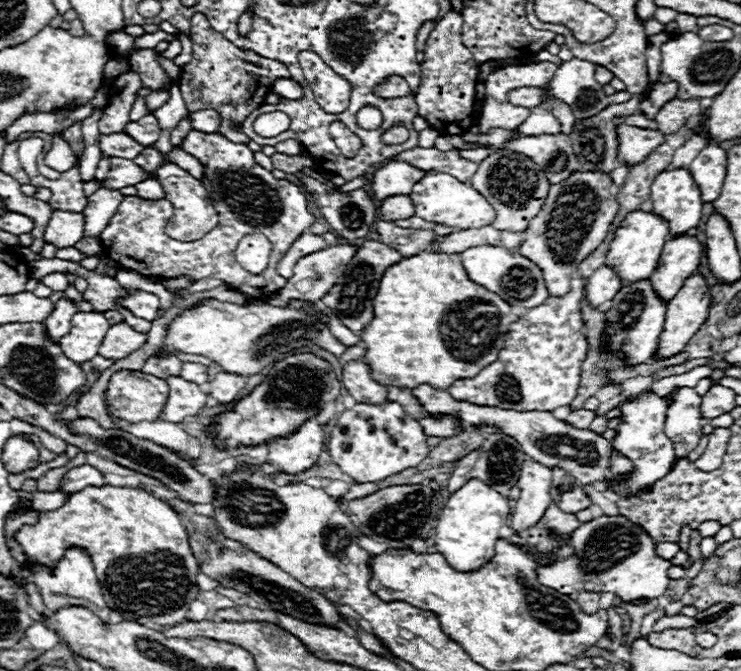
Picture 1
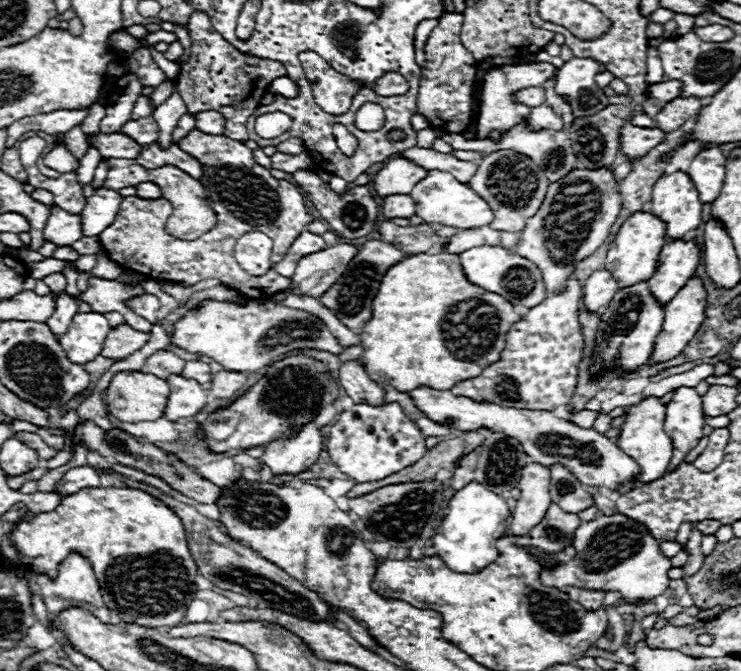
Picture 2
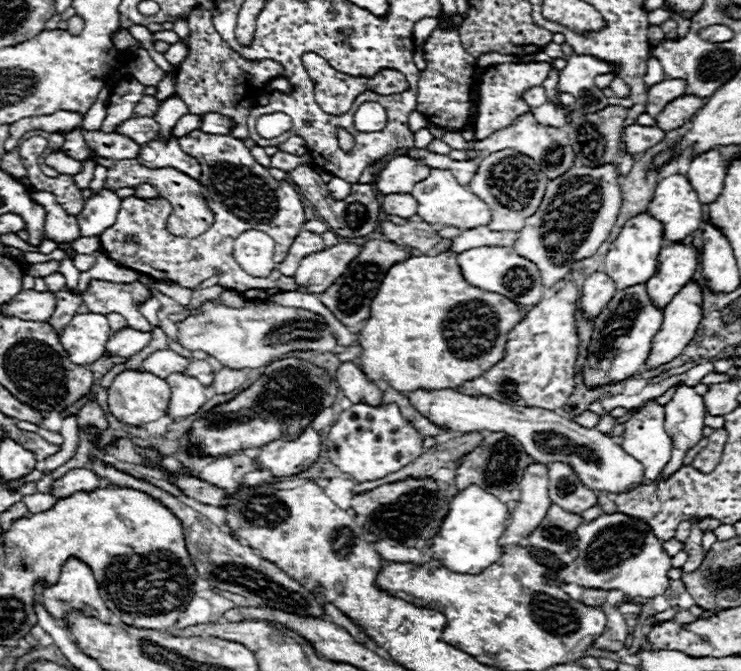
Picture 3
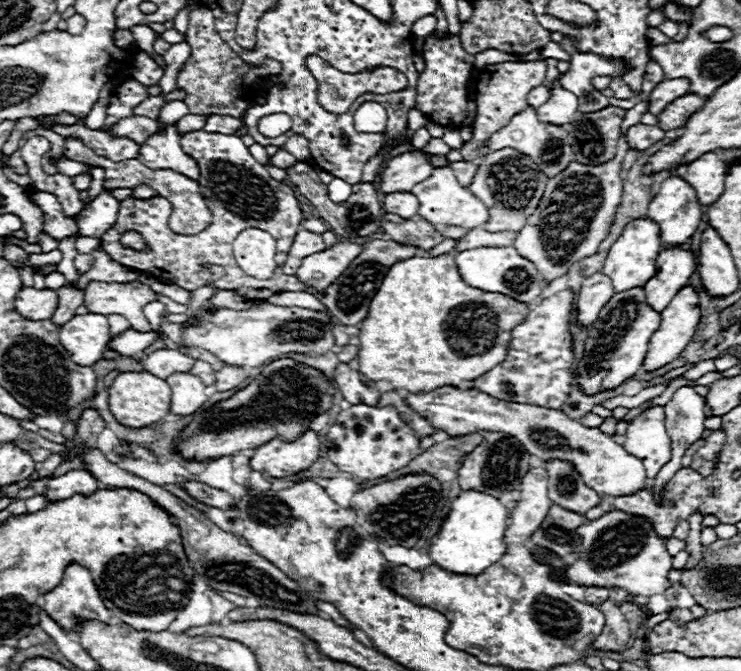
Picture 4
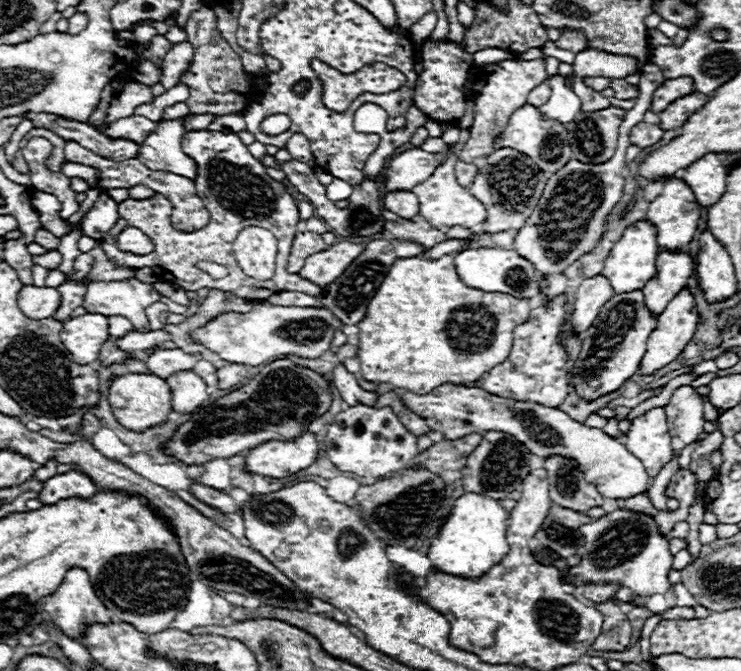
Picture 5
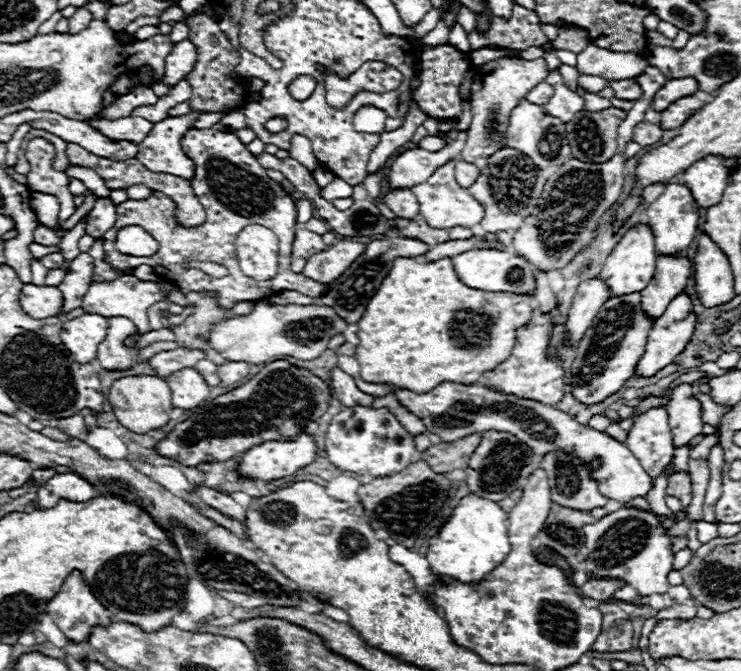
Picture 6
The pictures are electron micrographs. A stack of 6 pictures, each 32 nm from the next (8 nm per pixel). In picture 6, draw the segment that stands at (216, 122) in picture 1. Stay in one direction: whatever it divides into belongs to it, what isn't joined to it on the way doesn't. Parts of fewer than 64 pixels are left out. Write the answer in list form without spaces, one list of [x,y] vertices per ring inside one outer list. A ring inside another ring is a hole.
[[[240,108],[240,110],[234,110],[234,112],[226,114],[226,116],[218,122],[218,126],[220,126],[222,130],[240,130],[240,128],[244,128],[244,126],[246,126],[246,122],[244,122],[244,110]]]

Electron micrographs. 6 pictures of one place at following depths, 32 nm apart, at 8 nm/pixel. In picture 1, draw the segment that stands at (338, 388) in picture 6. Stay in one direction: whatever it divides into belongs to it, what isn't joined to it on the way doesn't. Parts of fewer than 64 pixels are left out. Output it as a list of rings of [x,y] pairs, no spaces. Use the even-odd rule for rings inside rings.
[[[362,360],[346,362],[342,366],[342,386],[356,402],[386,402],[386,386],[370,378],[368,364]]]

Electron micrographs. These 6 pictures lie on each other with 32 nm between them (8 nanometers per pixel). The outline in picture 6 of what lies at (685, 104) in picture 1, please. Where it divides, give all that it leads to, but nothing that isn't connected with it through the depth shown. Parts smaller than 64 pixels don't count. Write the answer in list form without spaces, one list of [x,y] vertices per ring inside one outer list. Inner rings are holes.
[[[696,92],[692,96],[680,98],[676,102],[672,102],[664,112],[662,112],[662,128],[670,130],[670,128],[680,128],[692,114],[696,114],[704,104],[708,104],[712,100],[712,94],[706,92]]]

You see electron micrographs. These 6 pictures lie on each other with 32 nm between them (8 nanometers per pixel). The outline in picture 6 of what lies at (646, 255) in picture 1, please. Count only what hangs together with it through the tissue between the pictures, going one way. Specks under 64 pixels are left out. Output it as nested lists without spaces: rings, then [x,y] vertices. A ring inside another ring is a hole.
[[[636,224],[626,230],[622,240],[616,244],[612,254],[606,258],[606,264],[600,272],[600,278],[608,284],[612,296],[624,296],[632,292],[642,292],[644,286],[652,280],[656,272],[656,250],[654,250],[654,236],[648,226]]]

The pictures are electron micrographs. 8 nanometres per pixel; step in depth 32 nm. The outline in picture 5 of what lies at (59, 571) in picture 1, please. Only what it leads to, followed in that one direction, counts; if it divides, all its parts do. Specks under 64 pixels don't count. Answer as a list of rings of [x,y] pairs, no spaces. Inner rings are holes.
[[[72,568],[68,570],[64,582],[60,584],[60,590],[56,590],[56,594],[44,598],[44,610],[50,614],[52,622],[66,634],[72,638],[82,638],[82,634],[86,632],[86,628],[90,624],[110,624],[112,612],[106,610],[102,606],[102,602],[96,598],[92,584],[88,580],[88,574],[80,568]]]

